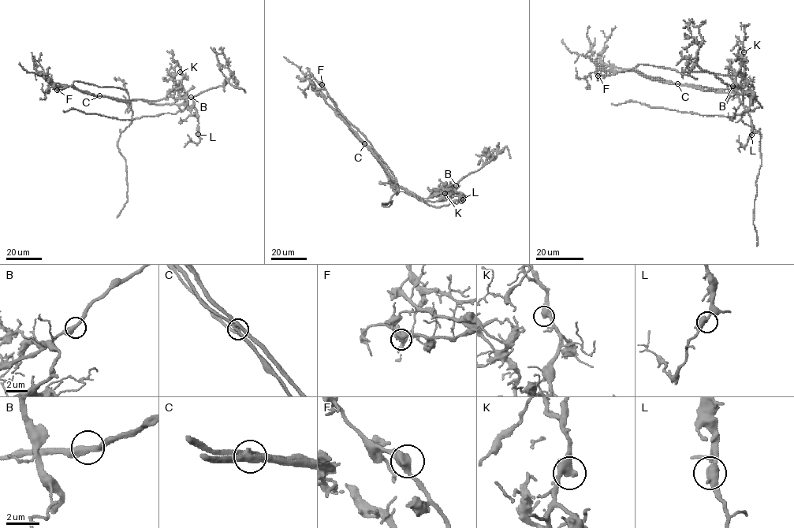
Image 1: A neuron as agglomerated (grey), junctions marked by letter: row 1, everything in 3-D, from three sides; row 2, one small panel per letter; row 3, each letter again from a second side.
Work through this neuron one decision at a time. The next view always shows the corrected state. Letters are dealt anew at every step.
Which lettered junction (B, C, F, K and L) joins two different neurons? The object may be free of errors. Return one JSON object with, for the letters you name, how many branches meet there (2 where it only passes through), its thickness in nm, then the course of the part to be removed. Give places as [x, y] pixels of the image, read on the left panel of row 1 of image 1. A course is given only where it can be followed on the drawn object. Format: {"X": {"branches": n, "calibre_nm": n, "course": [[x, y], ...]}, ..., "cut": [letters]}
{"C": {"branches": 2, "calibre_nm": 440, "course": [[99, 96], [152, 101], [170, 97], [192, 98], [223, 86], [230, 77], [230, 70], [219, 63], [210, 47]]}, "cut": ["C"]}

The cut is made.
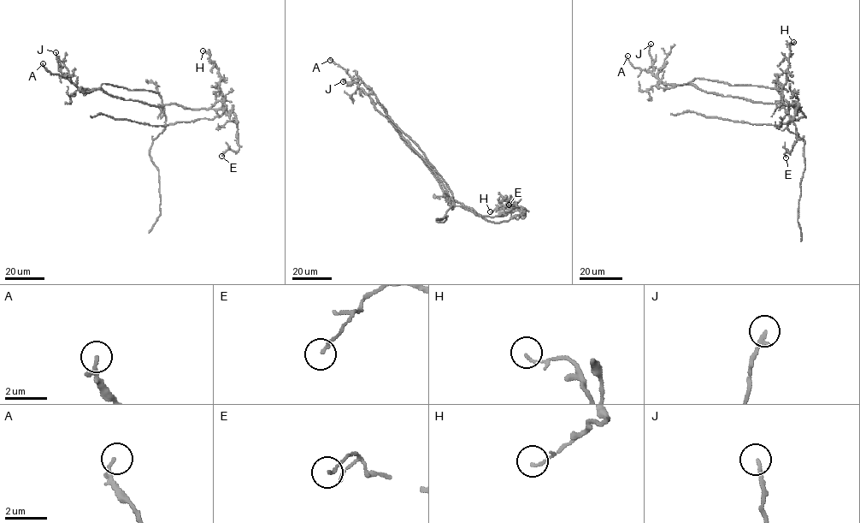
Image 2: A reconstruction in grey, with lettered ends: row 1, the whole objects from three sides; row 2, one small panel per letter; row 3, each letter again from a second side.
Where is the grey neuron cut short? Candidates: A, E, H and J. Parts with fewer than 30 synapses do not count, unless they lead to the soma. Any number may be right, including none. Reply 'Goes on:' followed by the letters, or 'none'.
Goes on: none

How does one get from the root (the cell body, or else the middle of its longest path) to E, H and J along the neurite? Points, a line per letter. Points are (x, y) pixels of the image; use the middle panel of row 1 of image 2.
E: (444, 185), (453, 209), (461, 206), (488, 221), (500, 222), (524, 211), (525, 215), (524, 208), (509, 205)
H: (444, 185), (451, 199), (482, 216), (500, 215), (508, 211), (514, 203), (509, 201), (505, 208), (490, 211)
J: (444, 185), (433, 169), (375, 108), (374, 101), (359, 86), (354, 81), (349, 84), (344, 79), (343, 81)

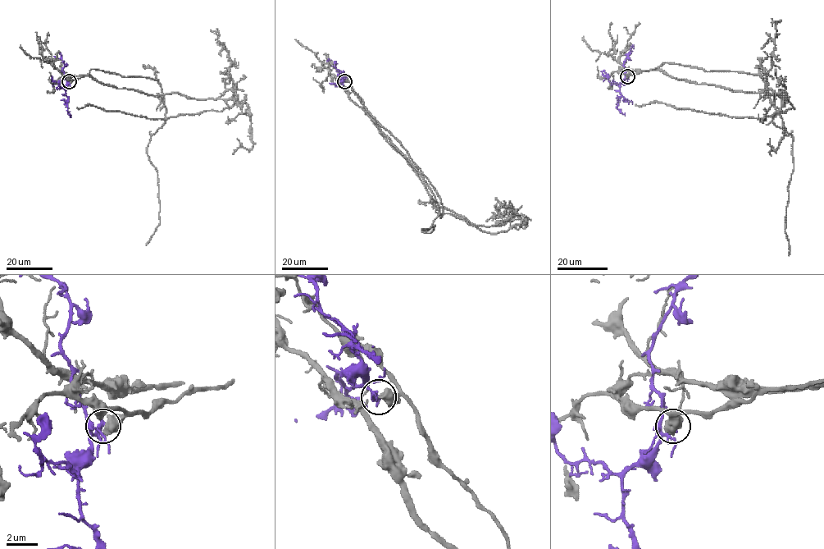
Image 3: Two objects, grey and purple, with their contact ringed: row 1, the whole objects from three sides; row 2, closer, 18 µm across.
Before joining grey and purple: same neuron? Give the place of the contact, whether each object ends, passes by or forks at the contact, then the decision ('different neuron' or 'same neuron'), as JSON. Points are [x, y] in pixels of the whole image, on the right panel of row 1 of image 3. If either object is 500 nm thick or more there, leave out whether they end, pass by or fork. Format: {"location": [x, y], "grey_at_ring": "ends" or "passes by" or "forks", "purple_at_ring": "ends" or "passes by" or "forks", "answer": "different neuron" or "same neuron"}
{"location": [627, 76], "answer": "different neuron"}

